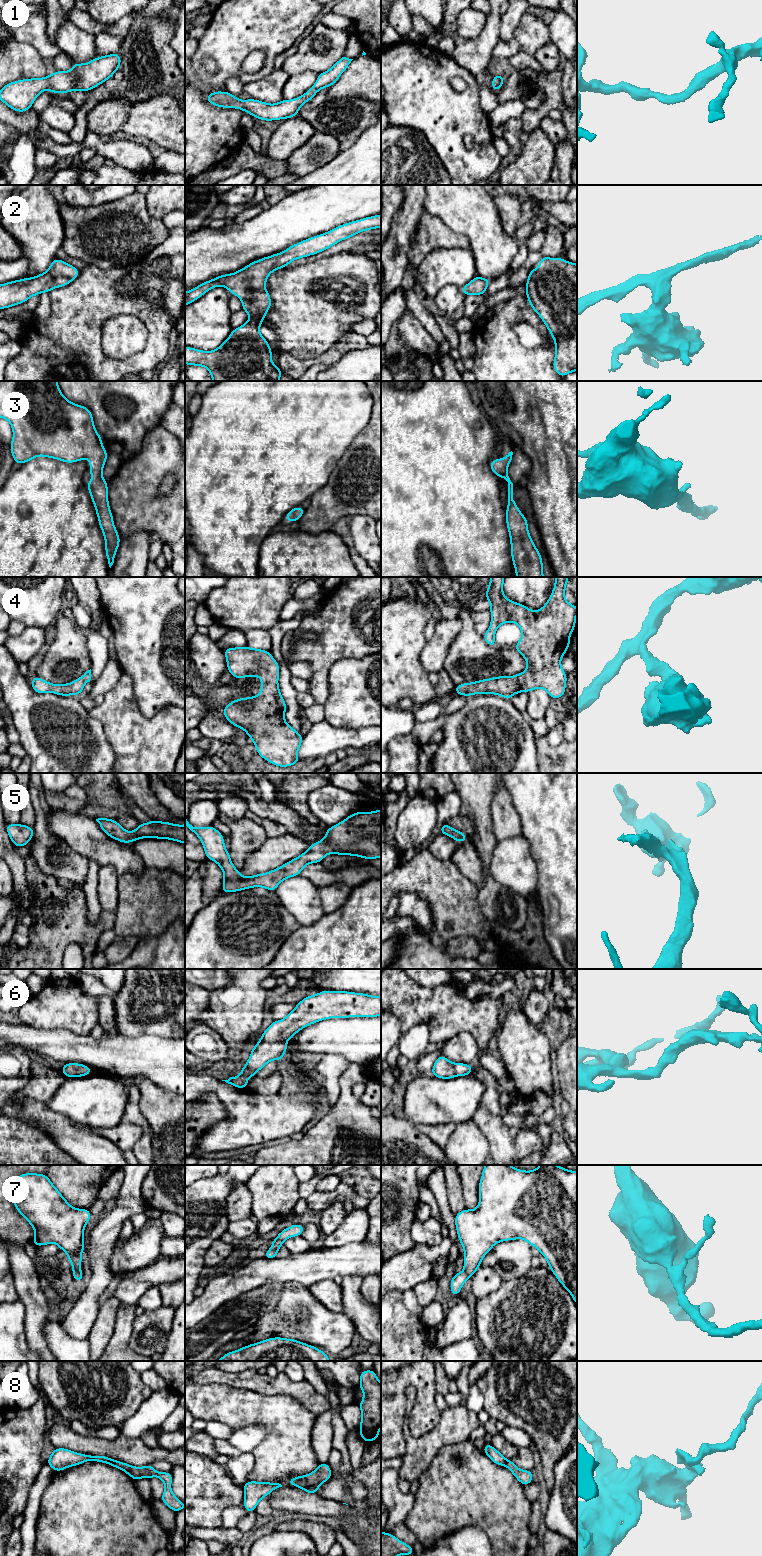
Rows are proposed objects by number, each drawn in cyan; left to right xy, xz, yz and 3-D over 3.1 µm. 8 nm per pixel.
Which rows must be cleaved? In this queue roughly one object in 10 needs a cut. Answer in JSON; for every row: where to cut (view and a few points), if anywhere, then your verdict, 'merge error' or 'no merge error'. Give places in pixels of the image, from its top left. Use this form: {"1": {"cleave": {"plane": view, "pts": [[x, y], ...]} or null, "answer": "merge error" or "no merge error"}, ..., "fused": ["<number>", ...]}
{"1": {"cleave": null, "answer": "no merge error"}, "2": {"cleave": null, "answer": "no merge error"}, "3": {"cleave": null, "answer": "no merge error"}, "4": {"cleave": null, "answer": "no merge error"}, "5": {"cleave": null, "answer": "no merge error"}, "6": {"cleave": null, "answer": "no merge error"}, "7": {"cleave": null, "answer": "no merge error"}, "8": {"cleave": {"plane": "xz", "pts": [[320, 1483], [314, 1486], [306, 1486], [303, 1489]]}, "answer": "merge error"}, "fused": ["8"]}

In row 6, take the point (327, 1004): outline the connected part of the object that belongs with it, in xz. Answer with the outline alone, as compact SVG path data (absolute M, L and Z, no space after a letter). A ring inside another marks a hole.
M329 990L307 996L284 1019L272 1021L262 1033L260 1041L251 1050L241 1073L222 1081L238 1089L247 1088L249 1085L247 1078L255 1077L268 1062L283 1059L287 1052L286 1042L311 1024L328 1018L377 1016L381 1016L380 996Z

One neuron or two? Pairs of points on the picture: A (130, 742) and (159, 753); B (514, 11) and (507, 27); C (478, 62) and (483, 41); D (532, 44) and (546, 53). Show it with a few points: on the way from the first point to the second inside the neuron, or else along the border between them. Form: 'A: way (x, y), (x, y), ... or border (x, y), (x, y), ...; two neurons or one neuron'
A: way (137, 742), (146, 749), (152, 749); one neuron
B: way (513, 15), (508, 23); one neuron
C: way (478, 57), (478, 52), (482, 46); one neuron
D: border (549, 40), (533, 55); two neurons

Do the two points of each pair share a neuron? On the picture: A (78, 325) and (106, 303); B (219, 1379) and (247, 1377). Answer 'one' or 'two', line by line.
A: one
B: one

